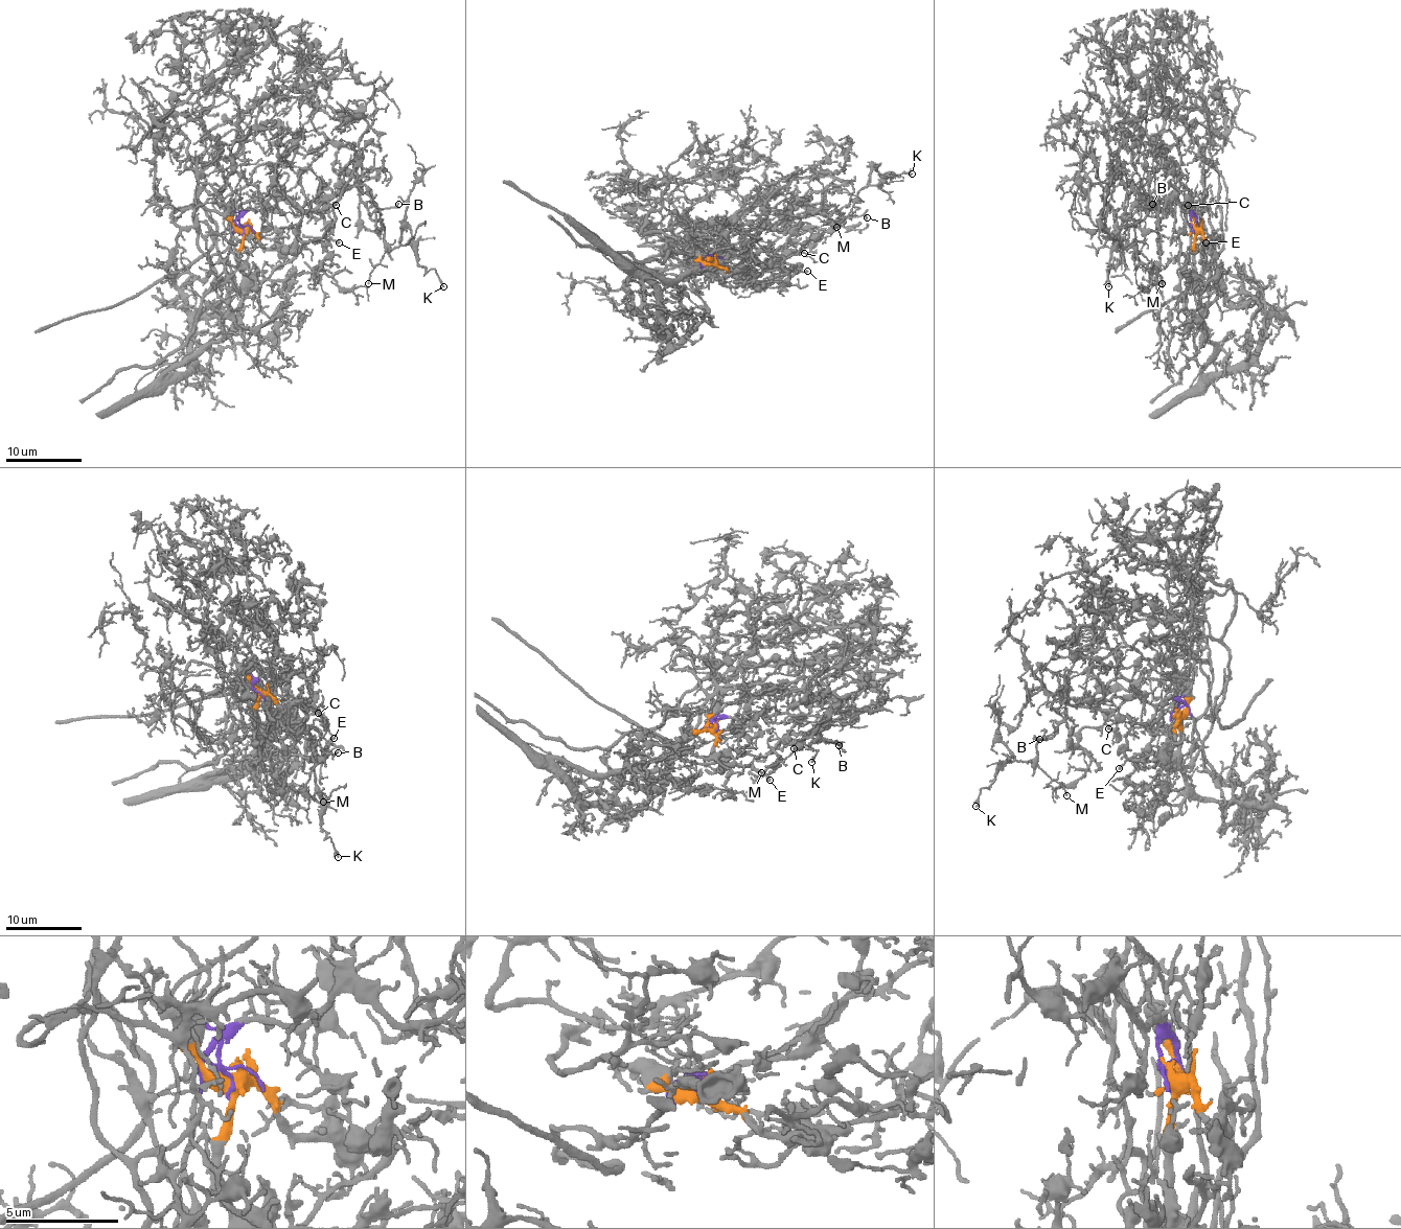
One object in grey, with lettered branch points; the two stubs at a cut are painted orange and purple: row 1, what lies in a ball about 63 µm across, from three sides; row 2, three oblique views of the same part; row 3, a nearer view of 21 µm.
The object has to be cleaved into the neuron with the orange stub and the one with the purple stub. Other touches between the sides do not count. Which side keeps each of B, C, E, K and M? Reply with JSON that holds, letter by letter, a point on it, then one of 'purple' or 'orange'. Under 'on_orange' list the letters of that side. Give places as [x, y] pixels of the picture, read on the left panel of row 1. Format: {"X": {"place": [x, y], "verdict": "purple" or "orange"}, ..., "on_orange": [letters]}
{"B": {"place": [398, 204], "verdict": "purple"}, "C": {"place": [336, 205], "verdict": "purple"}, "E": {"place": [339, 242], "verdict": "purple"}, "K": {"place": [443, 286], "verdict": "purple"}, "M": {"place": [368, 283], "verdict": "purple"}, "on_orange": []}

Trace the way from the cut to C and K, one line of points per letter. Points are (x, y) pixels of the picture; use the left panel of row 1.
C: (243, 230), (250, 209), (284, 200), (312, 211), (332, 191), (322, 186), (319, 195), (336, 205)
K: (243, 230), (250, 209), (284, 200), (312, 211), (354, 186), (389, 247), (410, 245), (444, 286)

